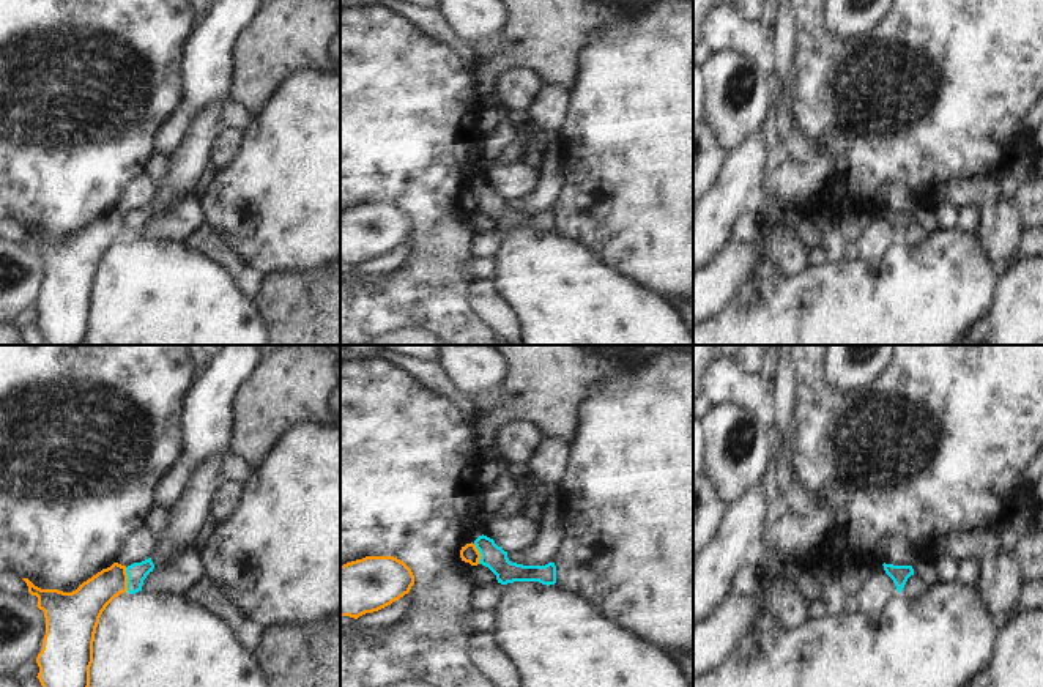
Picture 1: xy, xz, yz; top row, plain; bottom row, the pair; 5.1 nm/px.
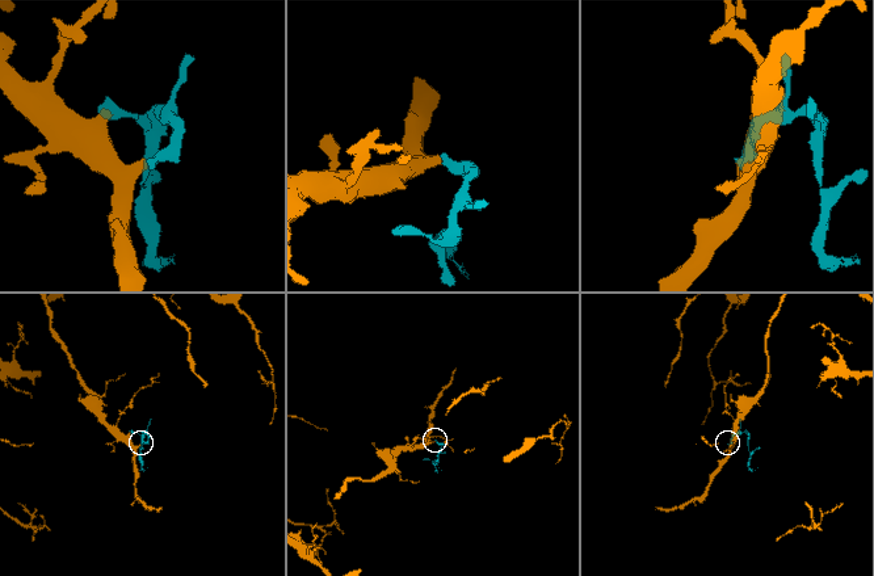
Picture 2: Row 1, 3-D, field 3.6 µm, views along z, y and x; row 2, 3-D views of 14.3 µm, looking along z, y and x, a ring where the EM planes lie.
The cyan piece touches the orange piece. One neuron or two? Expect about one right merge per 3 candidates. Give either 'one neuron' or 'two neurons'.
two neurons

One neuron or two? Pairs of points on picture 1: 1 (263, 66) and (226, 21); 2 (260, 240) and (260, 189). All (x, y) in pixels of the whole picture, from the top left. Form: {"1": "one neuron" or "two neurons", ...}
{"1": "two neurons", "2": "one neuron"}

